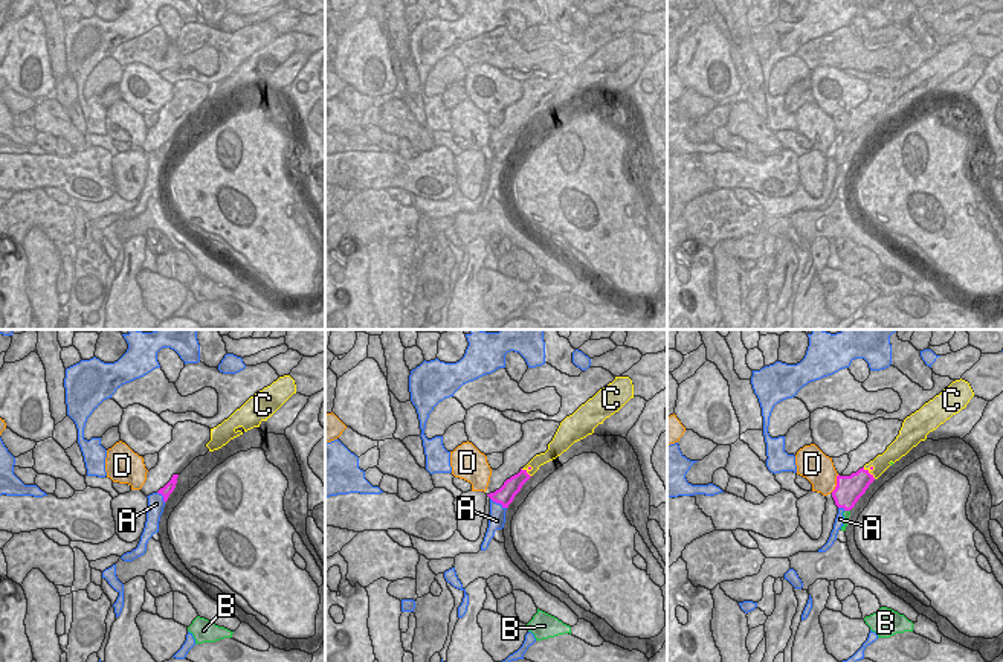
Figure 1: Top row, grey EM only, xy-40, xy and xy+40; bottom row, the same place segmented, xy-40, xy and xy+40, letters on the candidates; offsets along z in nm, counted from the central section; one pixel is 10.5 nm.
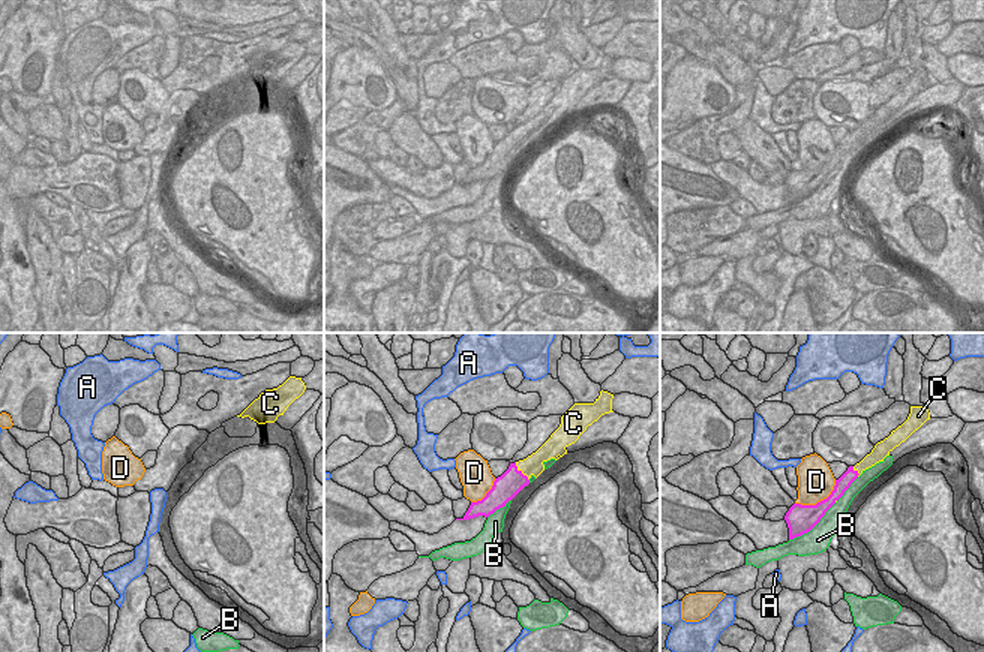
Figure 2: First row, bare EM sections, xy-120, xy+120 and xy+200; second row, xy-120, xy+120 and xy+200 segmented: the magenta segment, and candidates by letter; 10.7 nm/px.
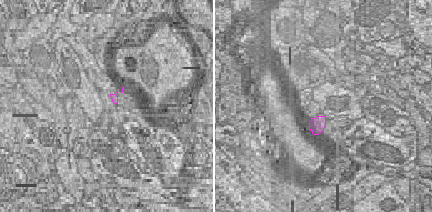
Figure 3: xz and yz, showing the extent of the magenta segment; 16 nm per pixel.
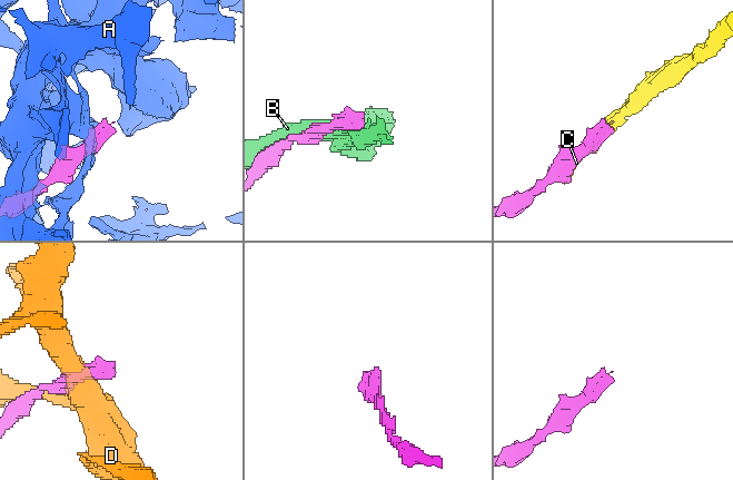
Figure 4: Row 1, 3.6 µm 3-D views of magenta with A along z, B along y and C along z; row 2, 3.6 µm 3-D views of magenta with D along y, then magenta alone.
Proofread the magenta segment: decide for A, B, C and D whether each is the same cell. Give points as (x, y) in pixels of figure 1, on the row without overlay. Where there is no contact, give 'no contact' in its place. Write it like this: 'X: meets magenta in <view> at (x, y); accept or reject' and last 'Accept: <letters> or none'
A: meets magenta in xy at (498, 160); reject
B: meets magenta in xy+40 at (848, 168); reject
C: meets magenta in xy+40 at (867, 130); accept
D: meets magenta in xy+40 at (837, 142); reject
Accept: C

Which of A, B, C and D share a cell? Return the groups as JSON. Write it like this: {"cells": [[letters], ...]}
{"cells": [["A"], ["B"], ["C"], ["D"]]}

